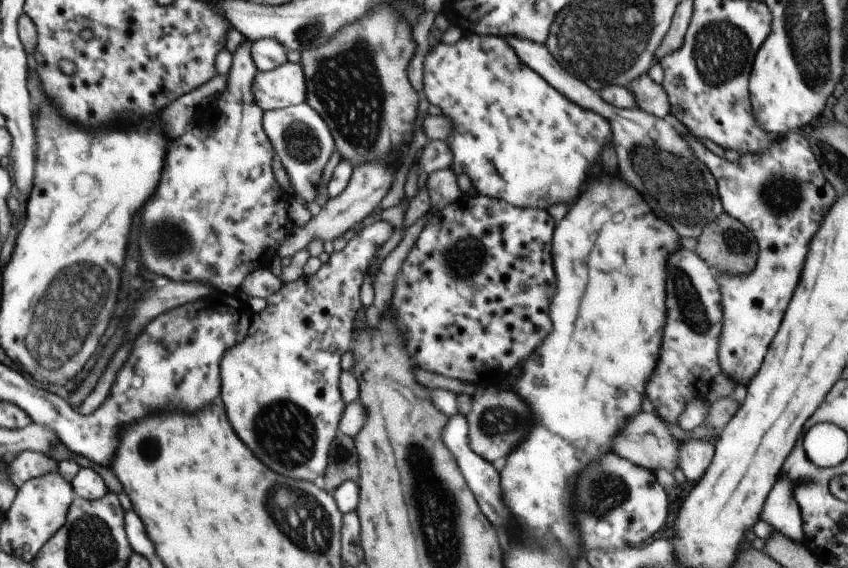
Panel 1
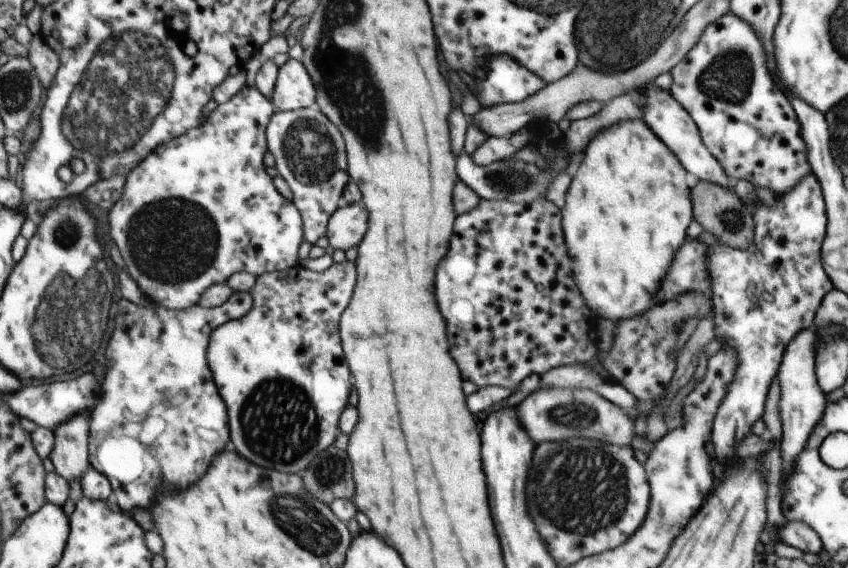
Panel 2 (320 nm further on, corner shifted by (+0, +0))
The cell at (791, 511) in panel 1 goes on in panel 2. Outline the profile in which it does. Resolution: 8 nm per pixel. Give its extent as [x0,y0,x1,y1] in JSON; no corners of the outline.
[778,327,827,476]

